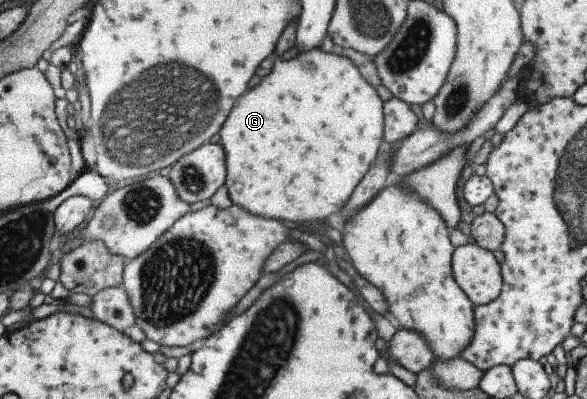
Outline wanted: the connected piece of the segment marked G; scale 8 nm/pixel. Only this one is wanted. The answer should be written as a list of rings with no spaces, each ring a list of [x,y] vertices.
[[[319,48],[300,53],[290,60],[276,60],[272,72],[260,80],[260,84],[238,98],[226,121],[220,128],[220,144],[225,157],[225,182],[231,205],[237,205],[250,215],[277,222],[323,222],[332,213],[339,212],[350,199],[354,188],[361,182],[370,164],[375,160],[377,153],[384,146],[383,141],[383,102],[378,98],[374,87],[368,85],[358,73],[354,64],[345,57],[334,53],[327,54]]]

